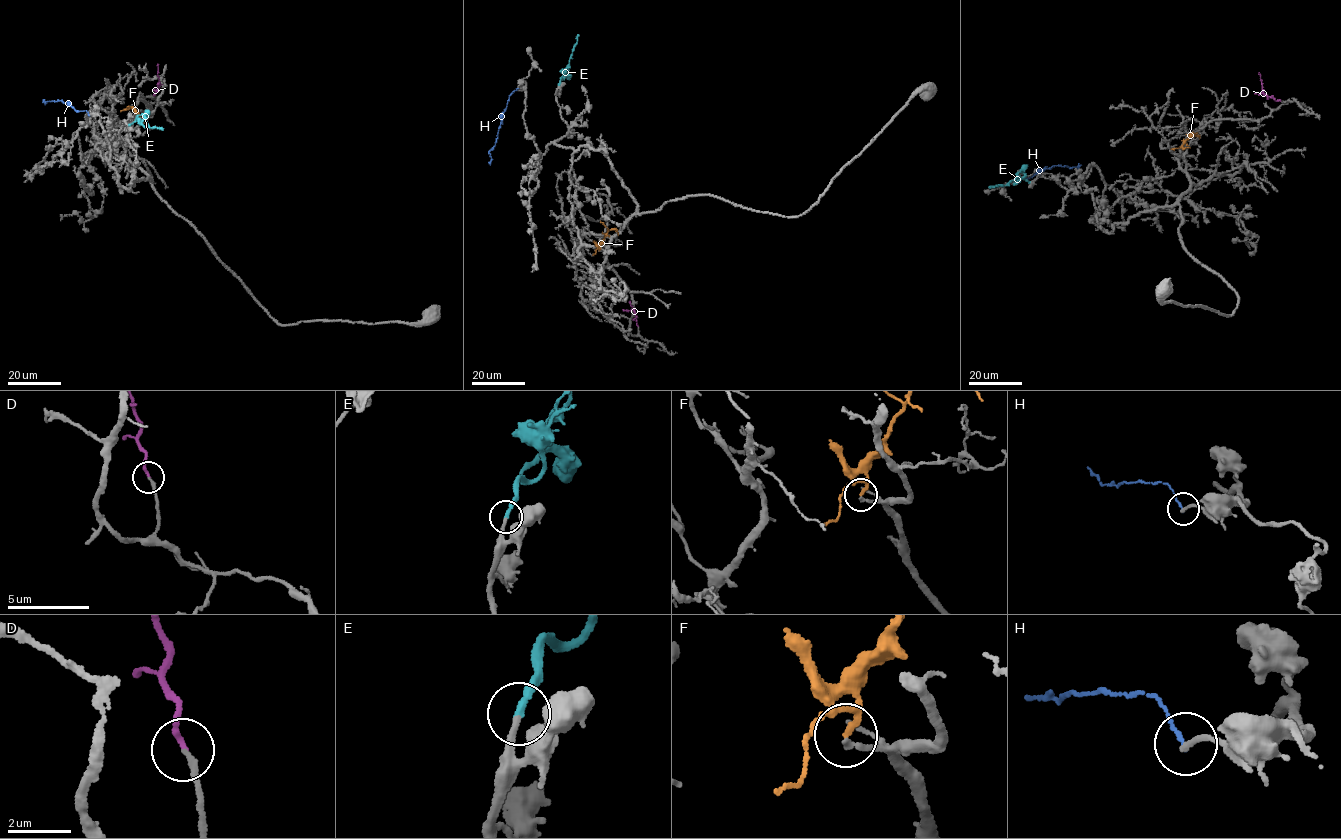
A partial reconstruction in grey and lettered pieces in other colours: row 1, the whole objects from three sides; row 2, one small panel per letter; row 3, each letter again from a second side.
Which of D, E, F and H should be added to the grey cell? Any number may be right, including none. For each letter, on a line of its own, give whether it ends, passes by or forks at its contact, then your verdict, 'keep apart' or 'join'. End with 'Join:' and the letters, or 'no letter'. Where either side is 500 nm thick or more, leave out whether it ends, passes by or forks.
D: it ends there; join
E: it ends there; join
F: it passes by; keep apart
H: it ends there; keep apart
Join: D, E

